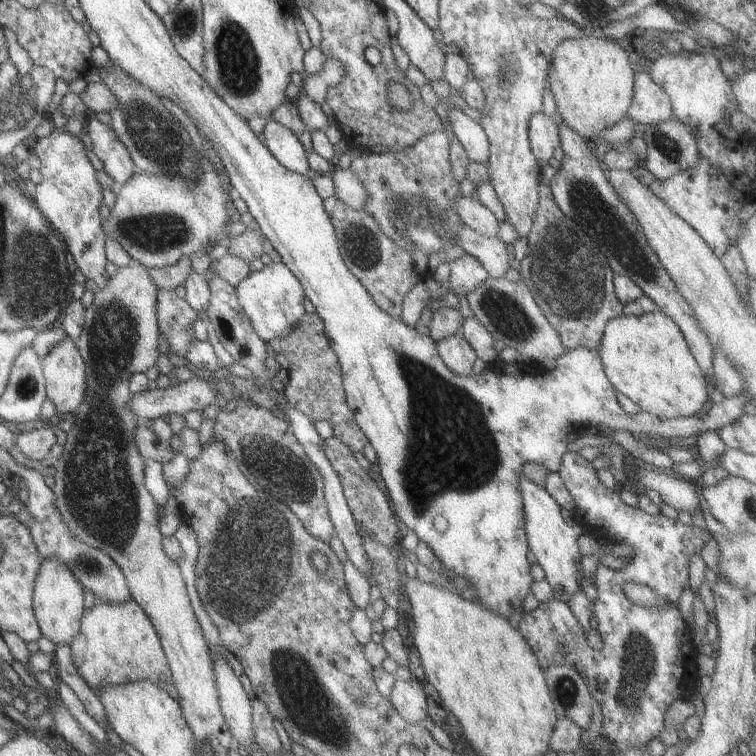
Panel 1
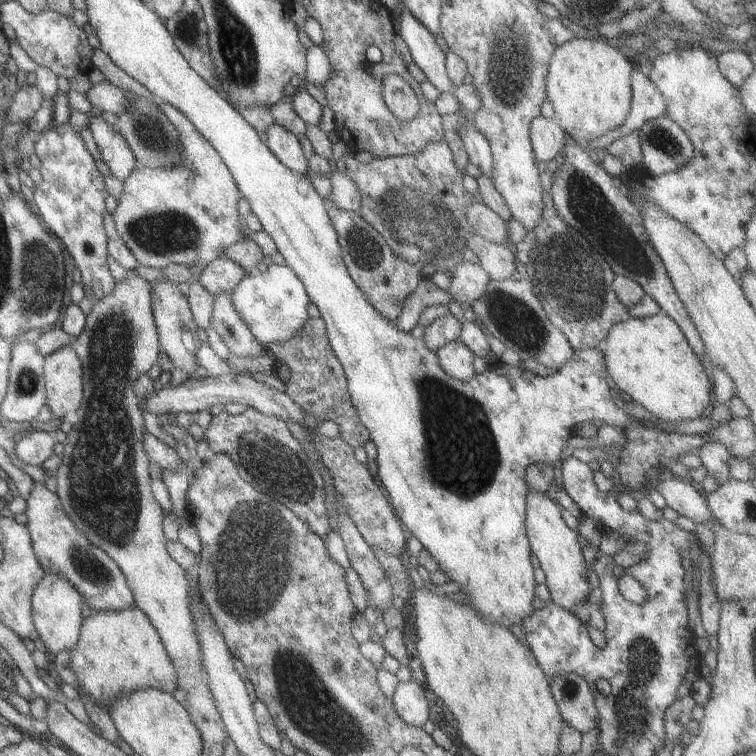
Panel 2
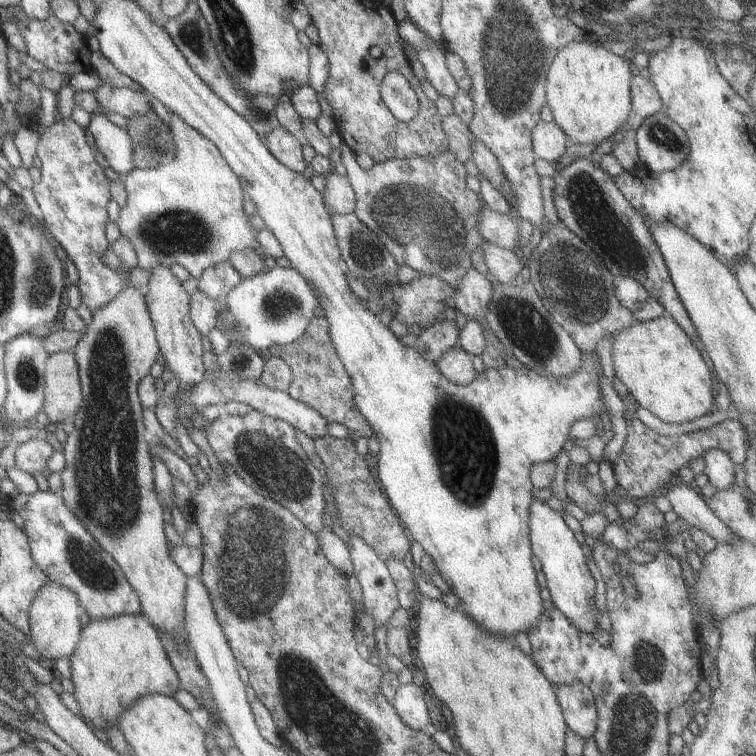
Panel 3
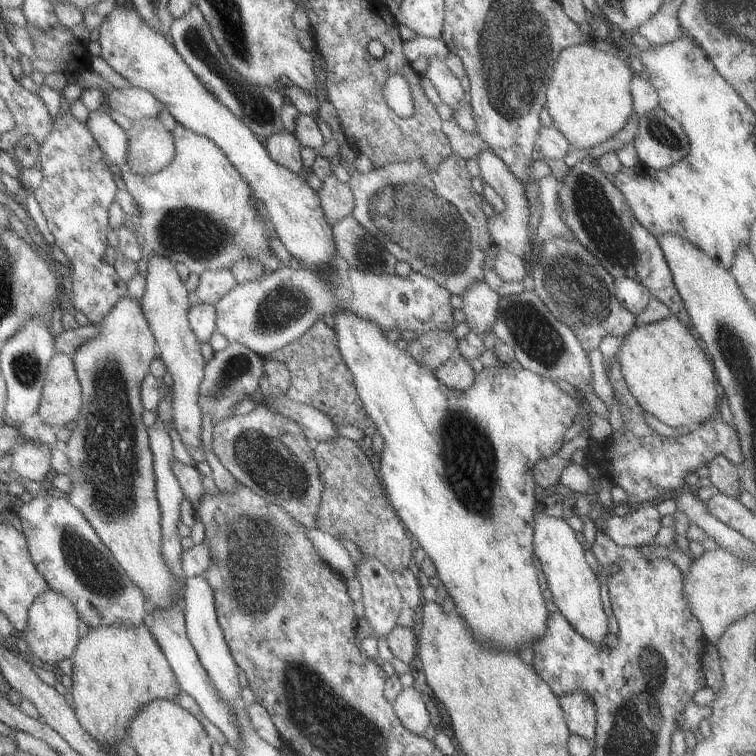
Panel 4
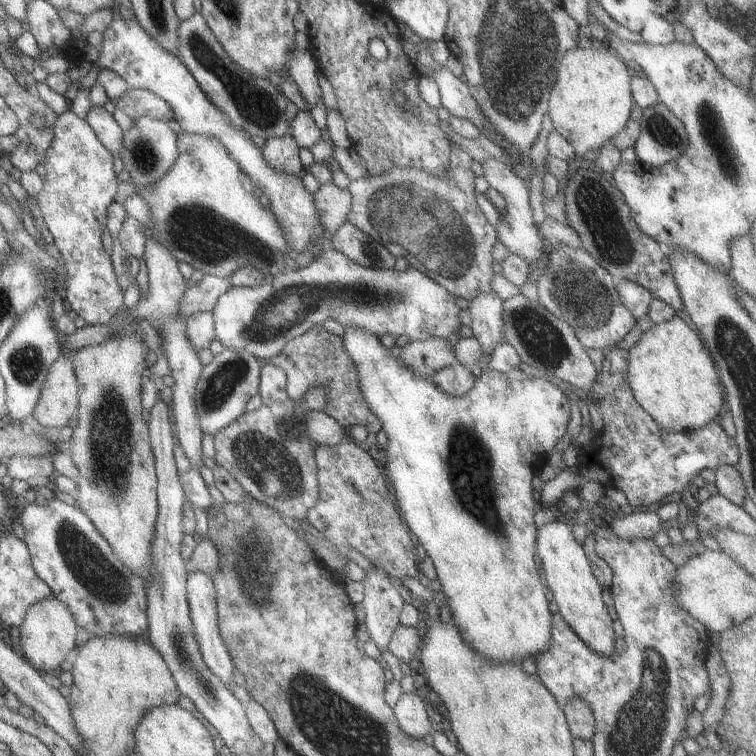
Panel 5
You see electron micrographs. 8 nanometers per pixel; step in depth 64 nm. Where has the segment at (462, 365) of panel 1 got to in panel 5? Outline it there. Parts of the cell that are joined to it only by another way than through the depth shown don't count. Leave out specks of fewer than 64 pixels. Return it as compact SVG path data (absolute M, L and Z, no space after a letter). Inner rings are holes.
M455 360L430 376L430 380L437 387L437 390L452 397L460 397L473 386L475 377Z

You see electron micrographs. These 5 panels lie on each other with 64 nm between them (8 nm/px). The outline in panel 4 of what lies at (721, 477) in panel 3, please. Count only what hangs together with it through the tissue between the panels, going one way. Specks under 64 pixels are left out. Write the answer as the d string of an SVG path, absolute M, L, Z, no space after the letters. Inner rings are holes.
M716 455L711 462L707 462L707 470L713 489L728 497L738 498L740 479L740 469L731 464L723 455Z

